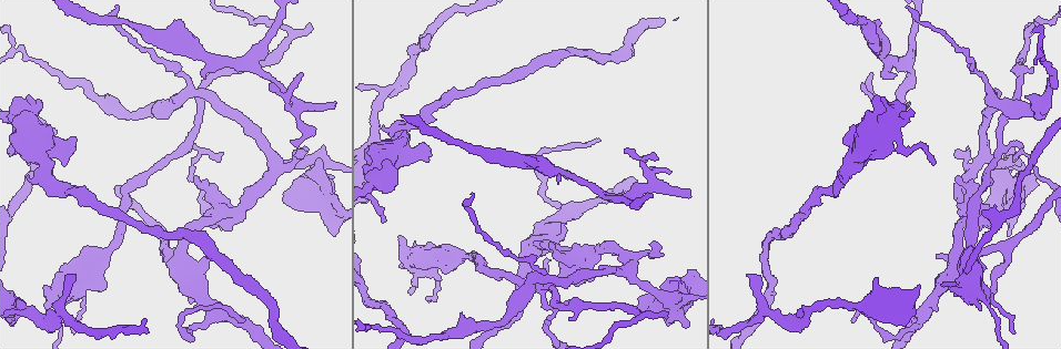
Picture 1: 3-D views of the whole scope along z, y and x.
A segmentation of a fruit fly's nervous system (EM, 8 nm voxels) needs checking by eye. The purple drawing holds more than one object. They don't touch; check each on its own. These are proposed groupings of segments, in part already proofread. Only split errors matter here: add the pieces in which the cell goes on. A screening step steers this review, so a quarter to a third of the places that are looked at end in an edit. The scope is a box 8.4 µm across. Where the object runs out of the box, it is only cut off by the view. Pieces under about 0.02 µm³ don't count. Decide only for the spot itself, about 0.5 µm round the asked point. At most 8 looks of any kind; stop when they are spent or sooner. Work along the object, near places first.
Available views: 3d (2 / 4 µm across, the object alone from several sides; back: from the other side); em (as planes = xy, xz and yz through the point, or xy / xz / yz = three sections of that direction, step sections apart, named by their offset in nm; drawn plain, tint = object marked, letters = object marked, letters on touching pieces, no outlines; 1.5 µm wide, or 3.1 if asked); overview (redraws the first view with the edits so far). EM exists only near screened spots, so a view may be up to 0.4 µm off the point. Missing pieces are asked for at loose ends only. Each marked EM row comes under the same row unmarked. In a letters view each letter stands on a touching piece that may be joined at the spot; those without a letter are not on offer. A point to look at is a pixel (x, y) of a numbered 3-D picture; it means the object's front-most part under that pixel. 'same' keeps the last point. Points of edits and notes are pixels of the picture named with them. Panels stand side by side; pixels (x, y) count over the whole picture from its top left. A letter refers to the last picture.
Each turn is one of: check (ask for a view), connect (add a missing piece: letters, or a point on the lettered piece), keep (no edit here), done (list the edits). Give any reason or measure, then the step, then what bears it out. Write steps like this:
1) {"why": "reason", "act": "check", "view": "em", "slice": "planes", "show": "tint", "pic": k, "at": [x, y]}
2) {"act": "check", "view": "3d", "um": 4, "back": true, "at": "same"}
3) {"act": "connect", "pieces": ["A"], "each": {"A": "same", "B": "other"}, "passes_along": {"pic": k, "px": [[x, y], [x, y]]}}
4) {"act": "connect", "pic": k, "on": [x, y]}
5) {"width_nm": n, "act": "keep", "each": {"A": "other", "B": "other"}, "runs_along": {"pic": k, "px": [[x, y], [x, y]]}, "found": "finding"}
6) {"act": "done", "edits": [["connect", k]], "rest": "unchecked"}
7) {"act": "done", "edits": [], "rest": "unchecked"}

{"why": "free end", "act": "check", "view": "em", "slice": "xz", "step": 4, "show": "letters", "pic": 1, "at": [310, 28]}

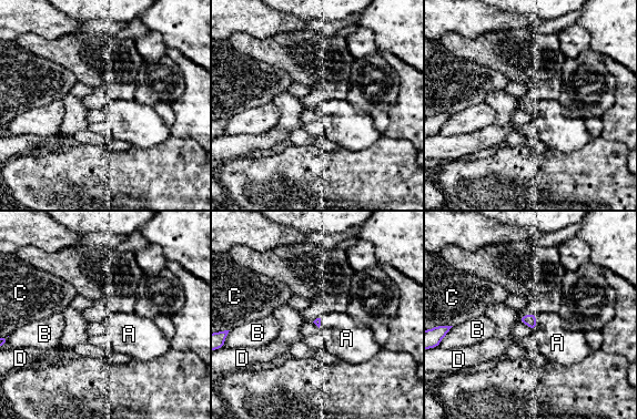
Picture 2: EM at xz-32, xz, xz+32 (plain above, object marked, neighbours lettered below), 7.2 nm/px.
{"act": "connect", "pieces": ["A"], "each": {"A": "same", "B": "other", "C": "other", "D": "other"}, "found": "it goes on there"}

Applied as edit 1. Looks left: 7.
{"why": "thin end", "act": "check", "view": "3d", "um": 4, "pic": 1, "at": [383, 219]}

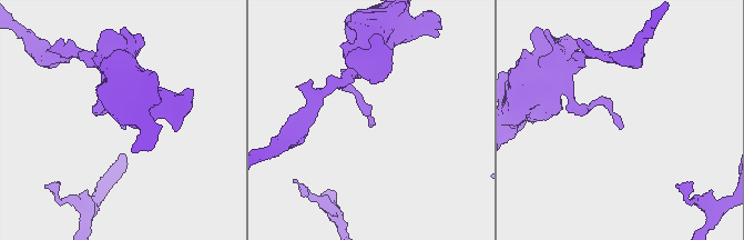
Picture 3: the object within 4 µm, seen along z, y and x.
{"why": "now the EM", "act": "check", "view": "em", "slice": "planes", "show": "letters", "pic": 3, "at": [621, 129]}

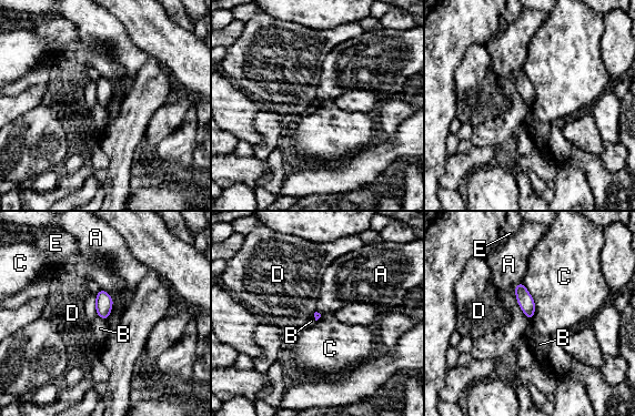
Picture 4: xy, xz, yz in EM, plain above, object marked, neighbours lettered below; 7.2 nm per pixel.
{"act": "keep", "each": {"A": "other", "B": "other", "C": "other", "D": "other", "E": "other"}, "found": "no lettered piece goes on from it"}

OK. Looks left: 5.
{"why": "branch stops here", "act": "check", "view": "3d", "um": 4, "pic": 1, "at": [749, 274]}

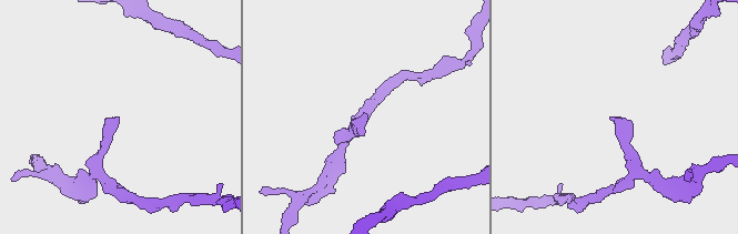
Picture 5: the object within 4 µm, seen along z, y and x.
{"act": "check", "view": "em", "slice": "xy", "step": 8, "show": "letters", "pic": 5, "at": [612, 118]}

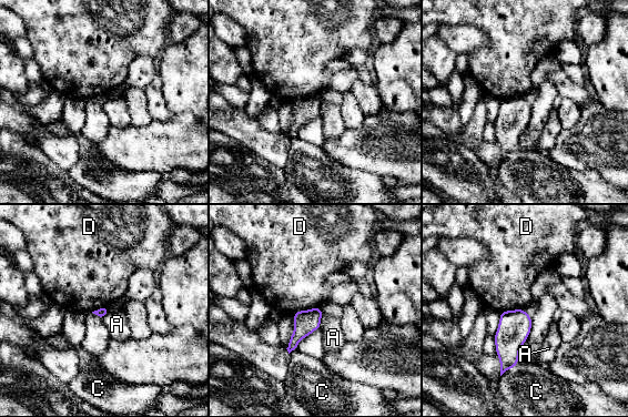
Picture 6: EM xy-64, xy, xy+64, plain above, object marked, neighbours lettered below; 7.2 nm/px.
{"act": "check", "view": "em", "slice": "planes", "show": "letters", "at": "same"}

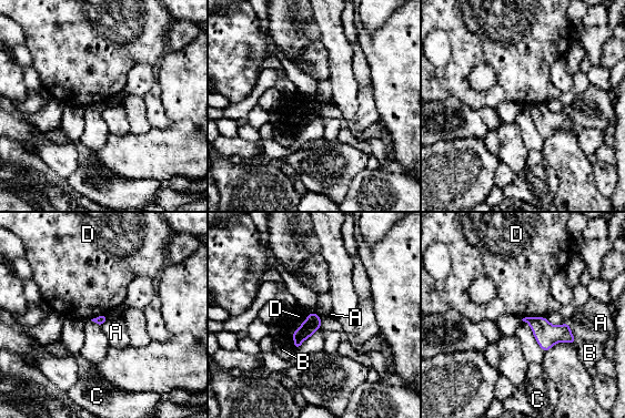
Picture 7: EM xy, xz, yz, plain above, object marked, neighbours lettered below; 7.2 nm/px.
{"act": "keep", "each": {"A": "other", "B": "other", "C": "other", "D": "other"}, "found": "no lettered piece goes on from it"}

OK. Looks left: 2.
{"act": "done", "edits": [["connect", 2]], "rest": "unchecked"}

